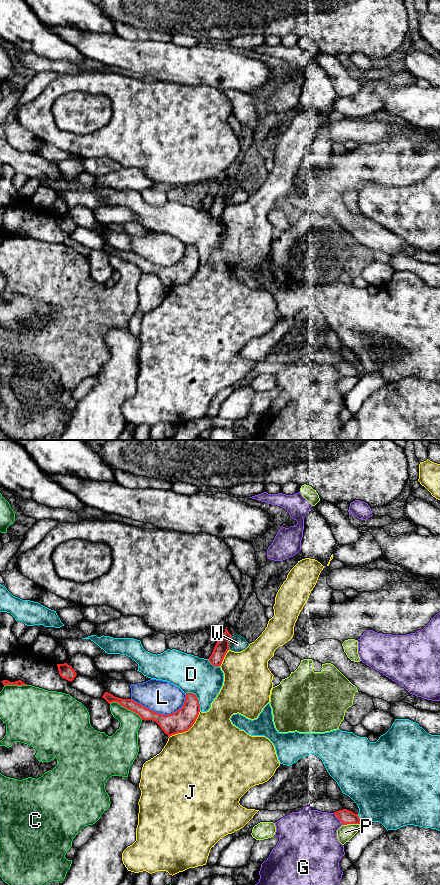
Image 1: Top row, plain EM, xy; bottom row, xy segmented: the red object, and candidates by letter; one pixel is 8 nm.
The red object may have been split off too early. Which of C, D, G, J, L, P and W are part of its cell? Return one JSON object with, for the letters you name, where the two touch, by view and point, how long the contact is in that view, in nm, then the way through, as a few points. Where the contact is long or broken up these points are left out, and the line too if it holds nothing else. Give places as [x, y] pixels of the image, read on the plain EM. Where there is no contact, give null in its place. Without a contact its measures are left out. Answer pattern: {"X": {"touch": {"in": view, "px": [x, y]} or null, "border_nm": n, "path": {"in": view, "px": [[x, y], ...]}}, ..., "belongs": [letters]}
{"belongs": []}

